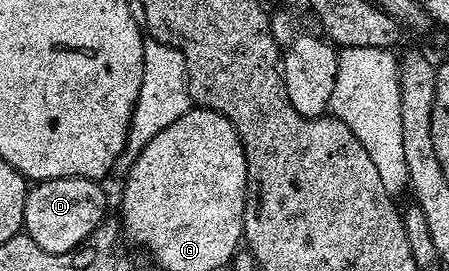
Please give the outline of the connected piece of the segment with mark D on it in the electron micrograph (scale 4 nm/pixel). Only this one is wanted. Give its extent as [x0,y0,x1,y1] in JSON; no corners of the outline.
[23,178,108,254]

